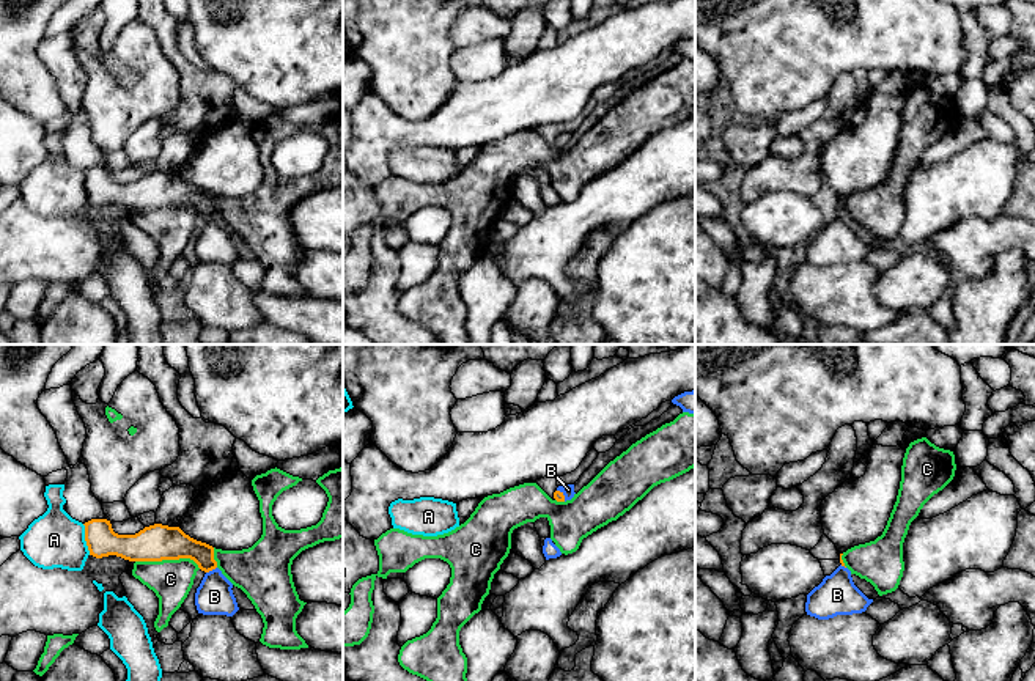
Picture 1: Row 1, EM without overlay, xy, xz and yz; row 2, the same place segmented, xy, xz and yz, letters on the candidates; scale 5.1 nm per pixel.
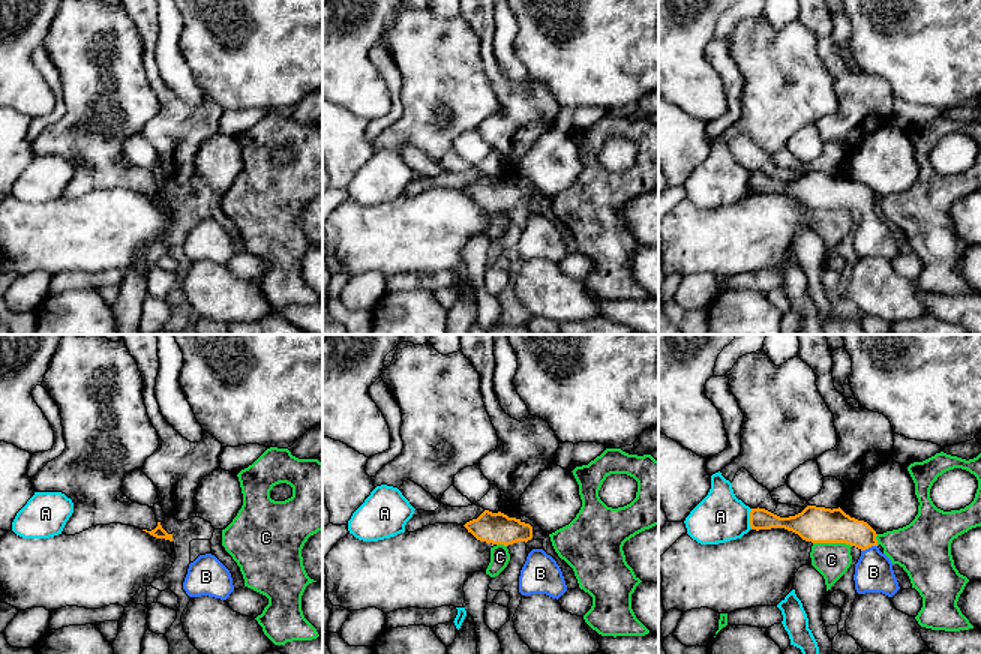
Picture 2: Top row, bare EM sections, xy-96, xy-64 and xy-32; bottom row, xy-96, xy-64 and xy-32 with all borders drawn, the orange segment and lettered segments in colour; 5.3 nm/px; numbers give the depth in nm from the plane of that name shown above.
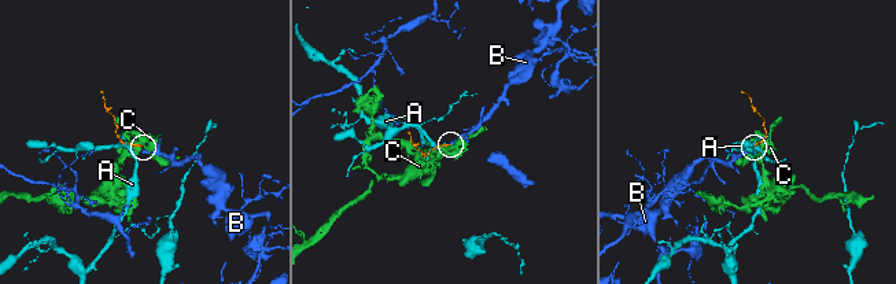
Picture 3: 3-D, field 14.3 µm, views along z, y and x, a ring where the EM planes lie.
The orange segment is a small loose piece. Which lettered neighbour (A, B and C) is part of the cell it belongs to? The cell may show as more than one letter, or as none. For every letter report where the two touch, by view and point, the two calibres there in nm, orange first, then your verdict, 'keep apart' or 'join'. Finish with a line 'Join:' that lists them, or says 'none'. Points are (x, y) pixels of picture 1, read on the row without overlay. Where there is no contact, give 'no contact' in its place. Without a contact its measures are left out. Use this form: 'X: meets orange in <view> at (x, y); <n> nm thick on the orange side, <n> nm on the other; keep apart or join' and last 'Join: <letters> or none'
A: meets orange in xy at (85, 187); 160 nm thick on the orange side, 280 nm on the other; keep apart
B: meets orange in xy at (211, 217); 180 nm thick on the orange side, 190 nm on the other; join
C: meets orange in xy at (169, 206); 190 nm thick on the orange side, 200 nm on the other; keep apart
Join: B

